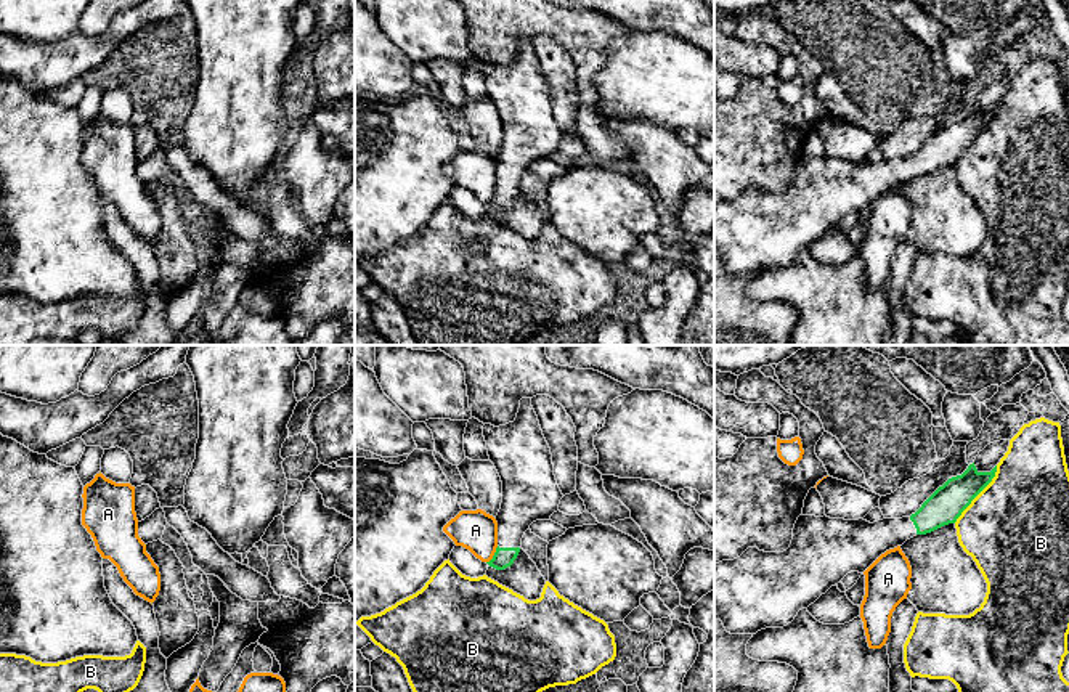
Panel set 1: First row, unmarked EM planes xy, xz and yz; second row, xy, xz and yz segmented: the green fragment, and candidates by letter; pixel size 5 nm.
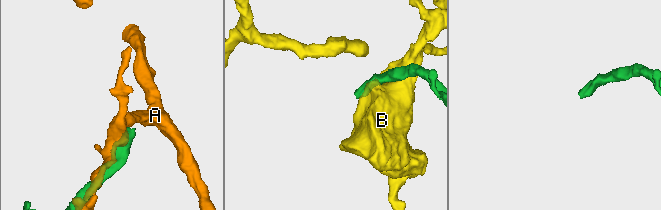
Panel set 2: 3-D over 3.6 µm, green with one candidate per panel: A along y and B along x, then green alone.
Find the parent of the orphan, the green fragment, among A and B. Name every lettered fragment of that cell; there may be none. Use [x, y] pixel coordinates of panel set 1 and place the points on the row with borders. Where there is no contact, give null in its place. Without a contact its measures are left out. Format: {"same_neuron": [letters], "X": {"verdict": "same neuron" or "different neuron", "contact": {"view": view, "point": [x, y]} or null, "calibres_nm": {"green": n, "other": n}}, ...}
{"same_neuron": [], "A": {"verdict": "different neuron", "contact": {"view": "xz", "point": [495, 554]}, "calibres_nm": {"green": 100, "other": 200}}, "B": {"verdict": "different neuron", "contact": {"view": "yz", "point": [978, 493]}, "calibres_nm": {"green": 180, "other": 500}}}

